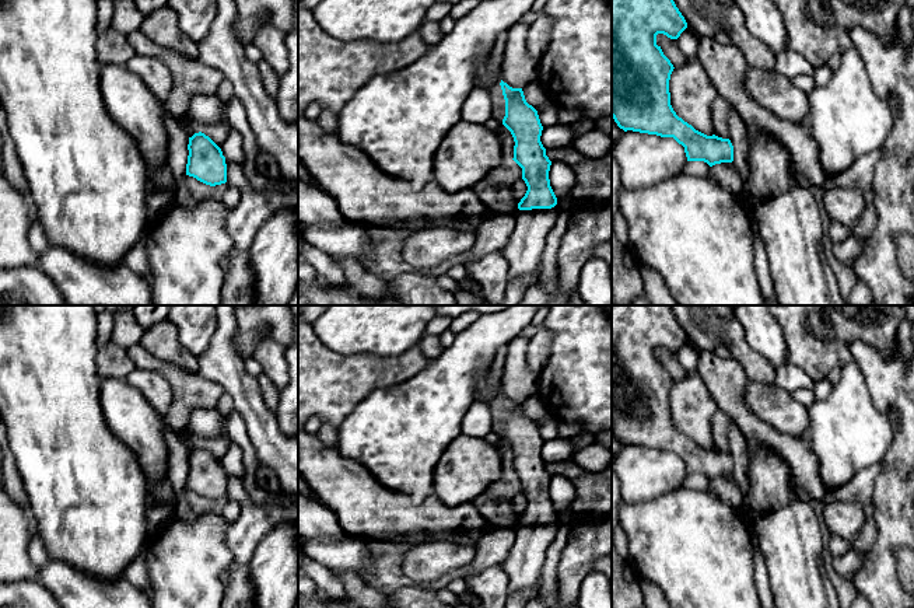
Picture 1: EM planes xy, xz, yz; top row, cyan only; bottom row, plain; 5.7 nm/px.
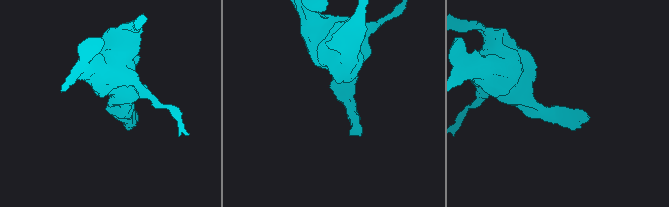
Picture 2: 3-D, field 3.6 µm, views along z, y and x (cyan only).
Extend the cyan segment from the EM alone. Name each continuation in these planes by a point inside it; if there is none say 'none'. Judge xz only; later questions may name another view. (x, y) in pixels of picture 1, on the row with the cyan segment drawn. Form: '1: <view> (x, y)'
1: xz (526, 243)

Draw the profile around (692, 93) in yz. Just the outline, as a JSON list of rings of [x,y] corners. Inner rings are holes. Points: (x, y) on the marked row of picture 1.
[[[696,57],[673,69],[669,92],[670,105],[679,118],[707,136],[714,134],[711,108],[718,94]]]

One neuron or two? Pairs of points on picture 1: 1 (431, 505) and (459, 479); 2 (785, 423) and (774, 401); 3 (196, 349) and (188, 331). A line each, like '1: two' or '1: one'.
1: two
2: one
3: one

